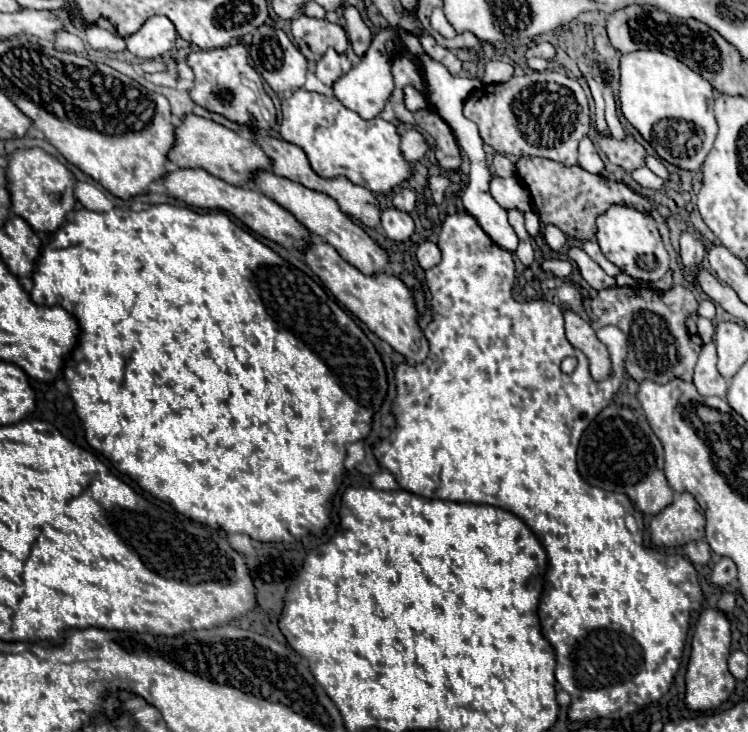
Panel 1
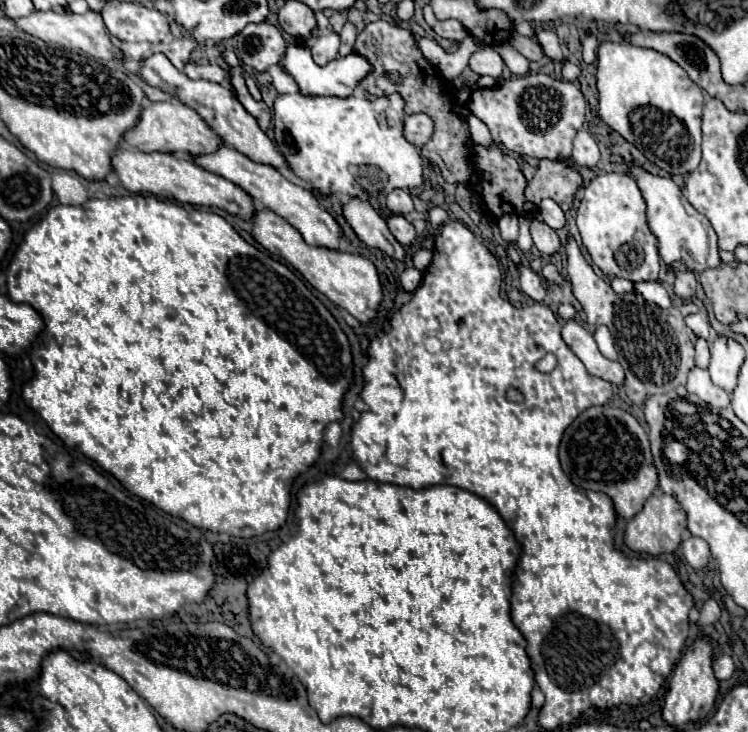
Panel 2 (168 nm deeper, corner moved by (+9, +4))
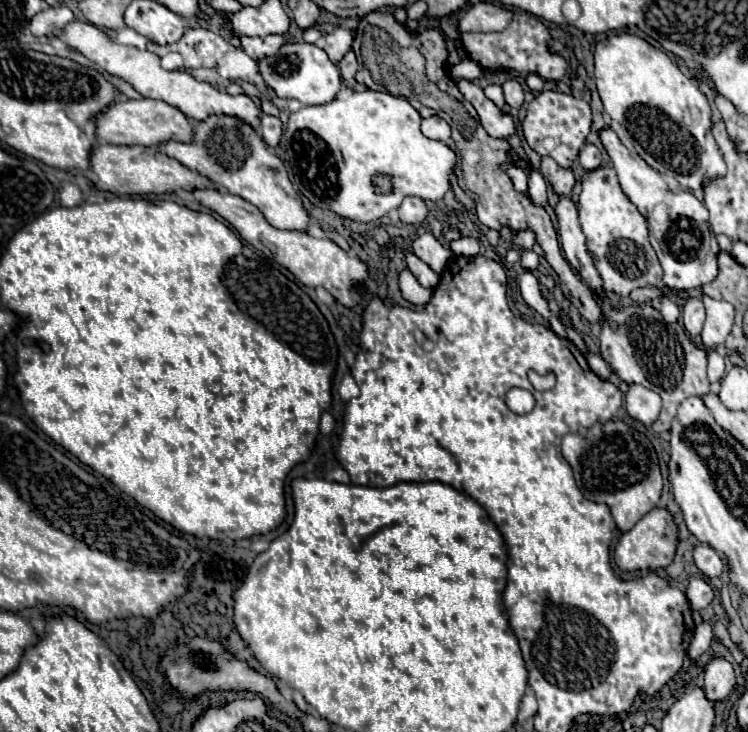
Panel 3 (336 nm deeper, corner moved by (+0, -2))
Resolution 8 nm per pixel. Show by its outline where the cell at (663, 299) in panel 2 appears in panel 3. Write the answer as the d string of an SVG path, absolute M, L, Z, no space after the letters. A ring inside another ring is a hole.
M670 298L660 300L660 312L666 322L676 322L680 318L680 308Z

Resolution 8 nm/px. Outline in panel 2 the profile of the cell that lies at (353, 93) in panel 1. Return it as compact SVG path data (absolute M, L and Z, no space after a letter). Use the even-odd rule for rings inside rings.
M289 44L287 54L283 58L283 68L295 78L299 84L299 90L303 94L313 94L313 96L337 96L337 98L347 98L353 96L353 90L361 80L365 80L371 74L371 64L363 60L359 54L349 54L349 56L339 56L331 60L327 66L317 66L311 58L311 52L303 44Z

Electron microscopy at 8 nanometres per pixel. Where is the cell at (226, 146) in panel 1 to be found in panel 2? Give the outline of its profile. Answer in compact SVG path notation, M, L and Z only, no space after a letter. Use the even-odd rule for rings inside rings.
M179 100L155 102L151 106L147 106L139 118L139 124L125 134L125 142L139 148L141 152L167 152L167 154L187 154L187 156L213 154L225 144L217 132L211 132L211 128L207 128L207 124L203 124L203 118L193 108L187 108L187 104L179 104Z

